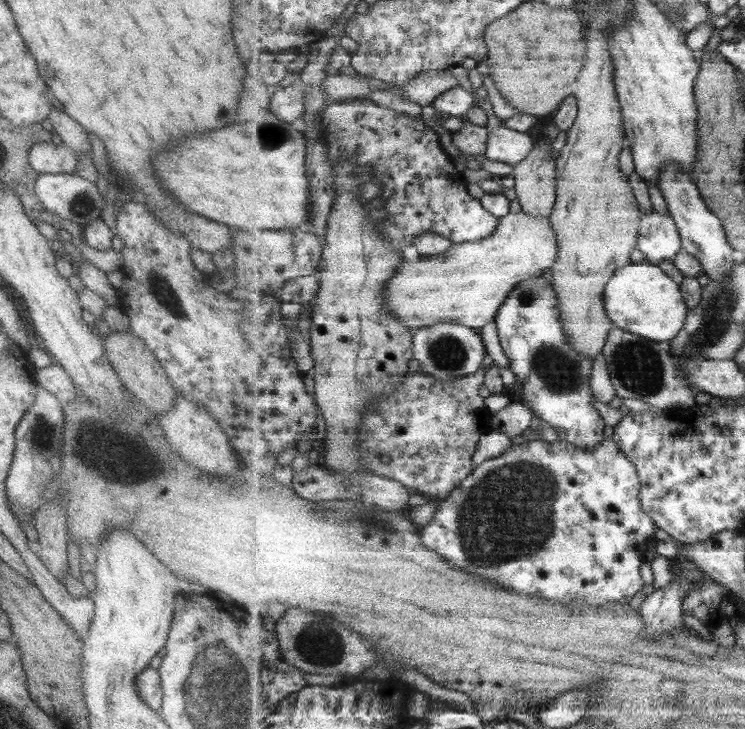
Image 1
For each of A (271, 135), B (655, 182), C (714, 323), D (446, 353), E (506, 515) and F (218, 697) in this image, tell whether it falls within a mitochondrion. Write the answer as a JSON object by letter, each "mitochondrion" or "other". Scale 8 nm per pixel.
{"A":"mitochondrion","B":"other","C":"mitochondrion","D":"mitochondrion","E":"mitochondrion","F":"mitochondrion"}

